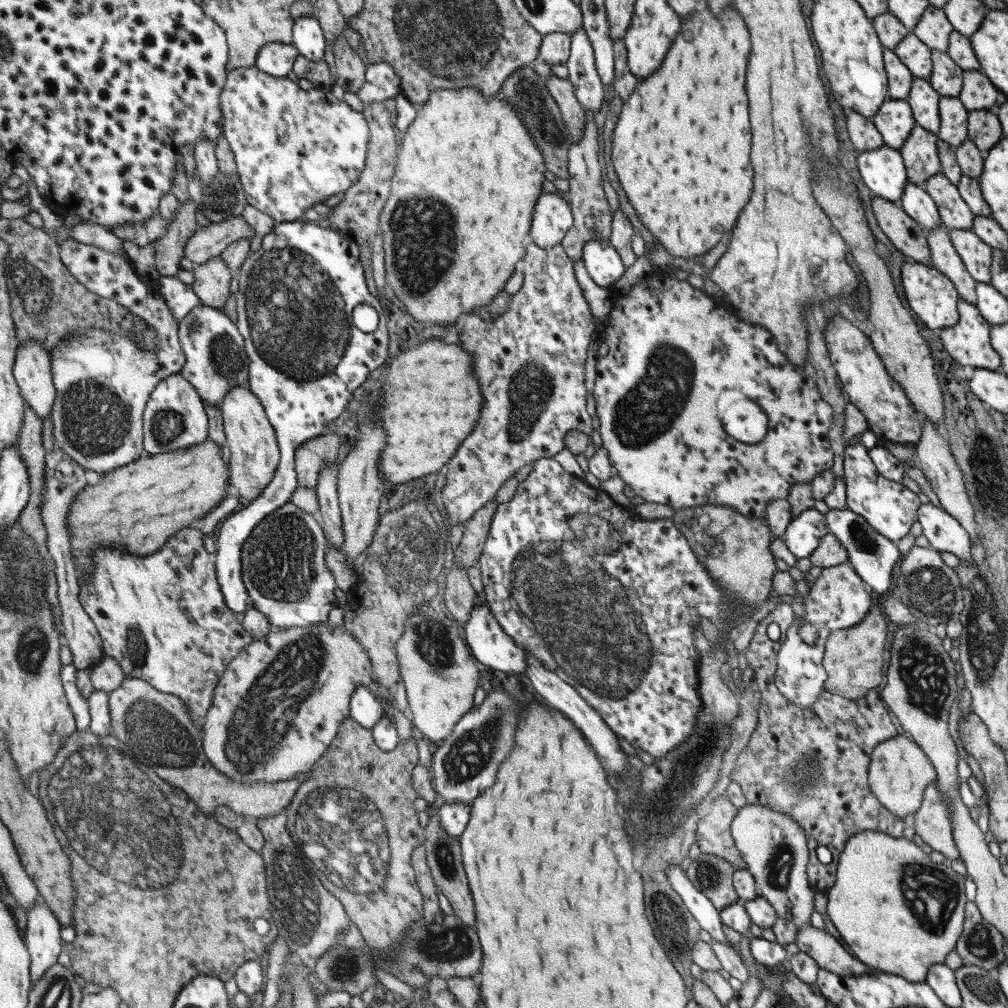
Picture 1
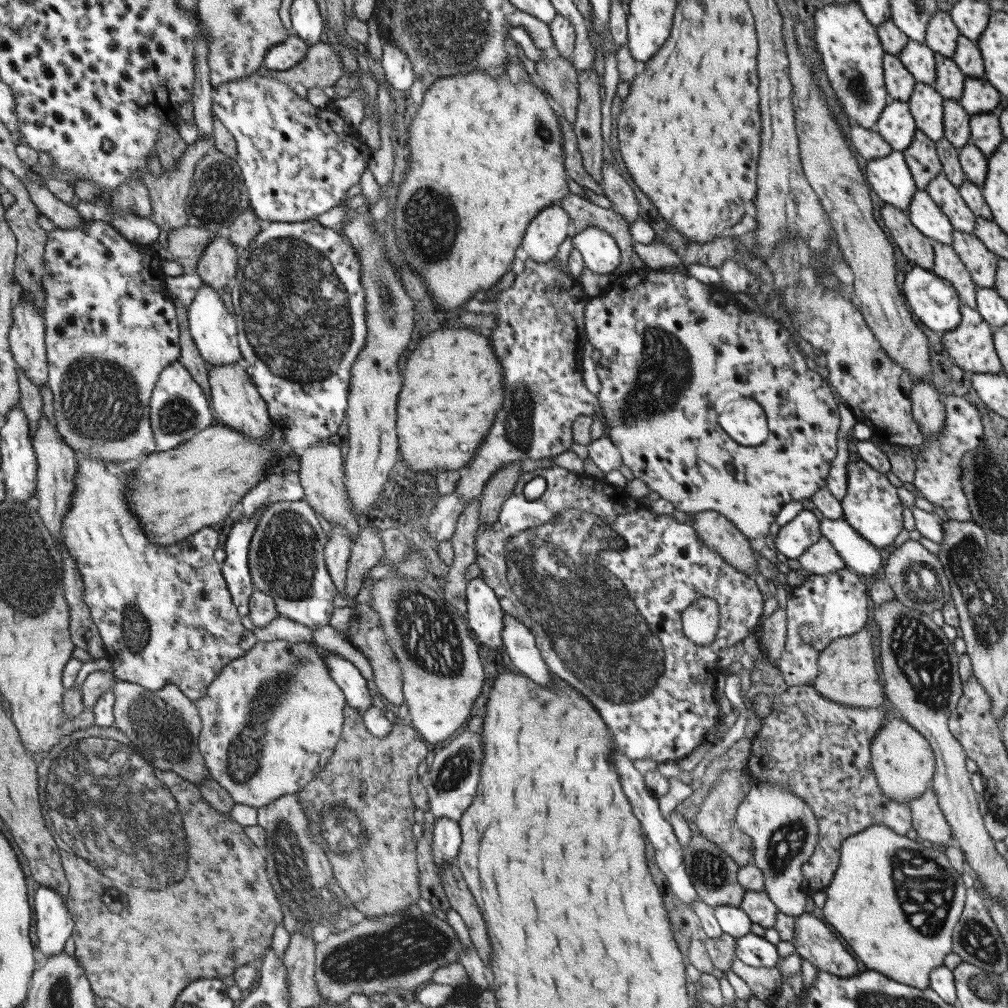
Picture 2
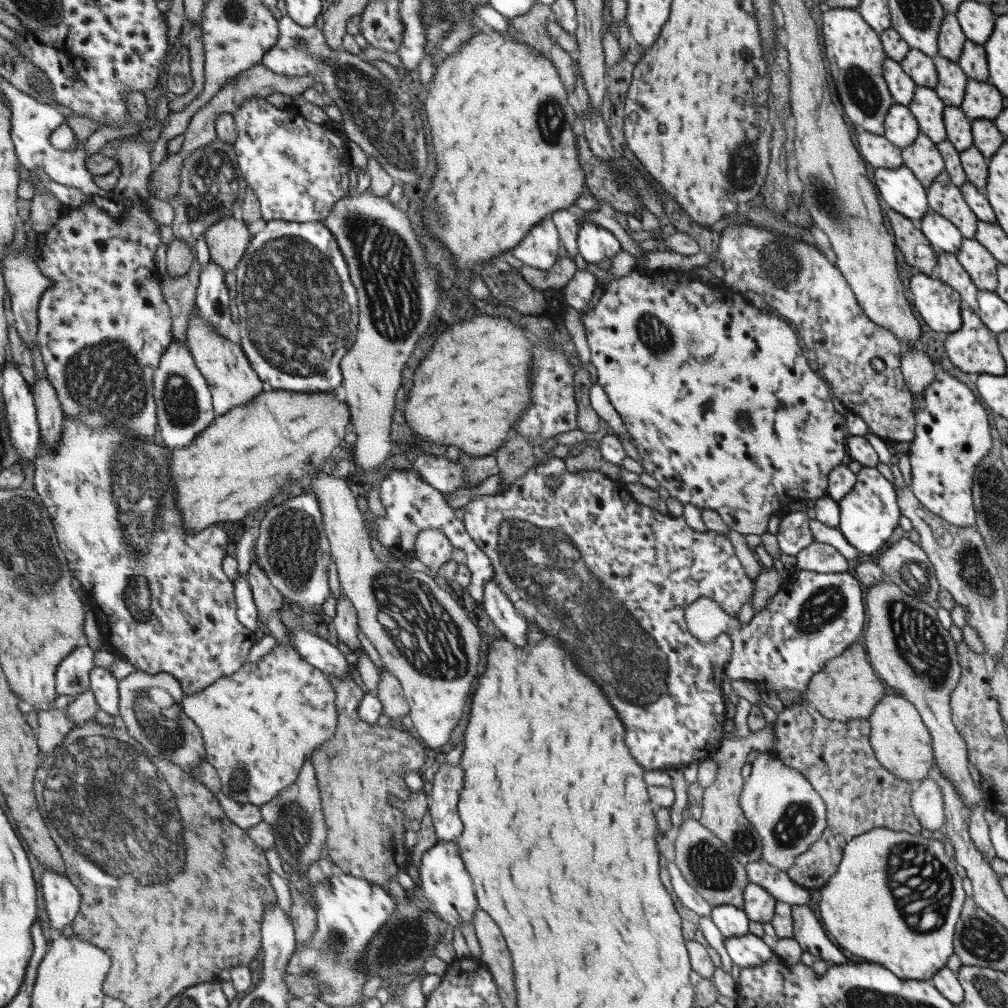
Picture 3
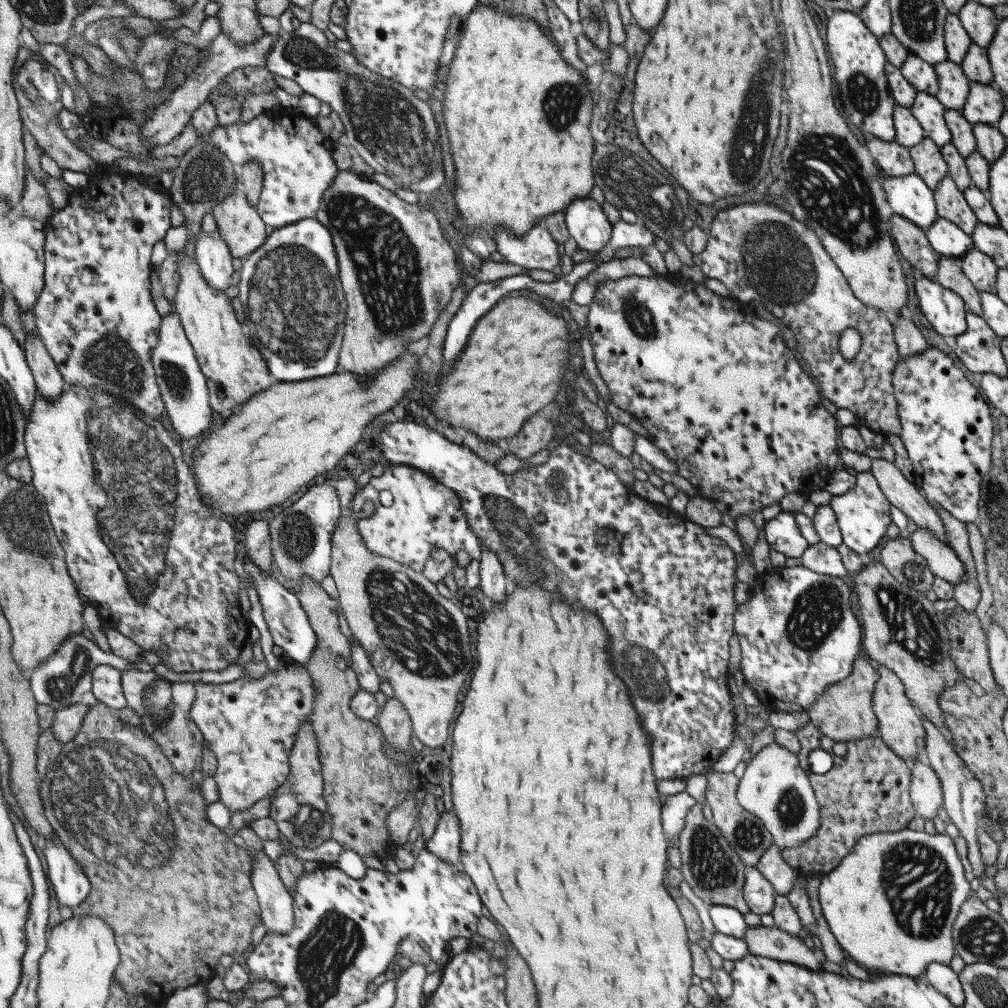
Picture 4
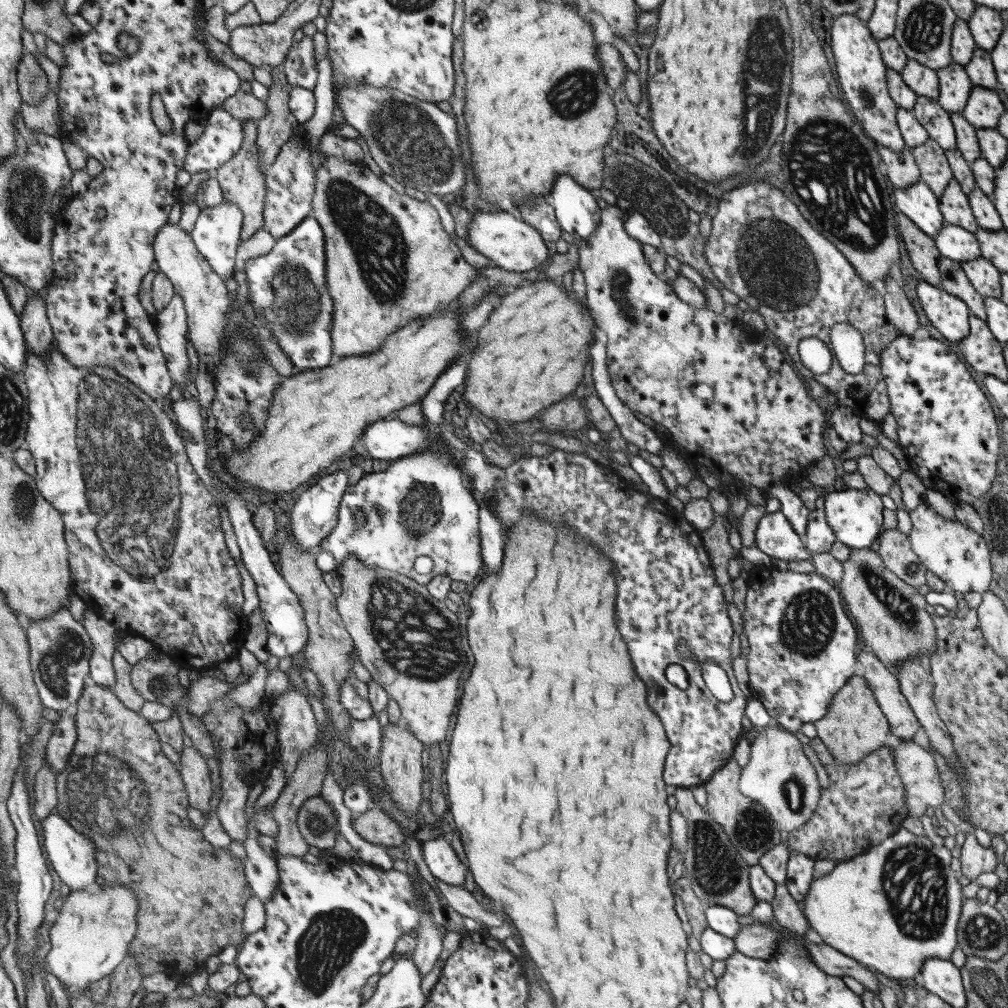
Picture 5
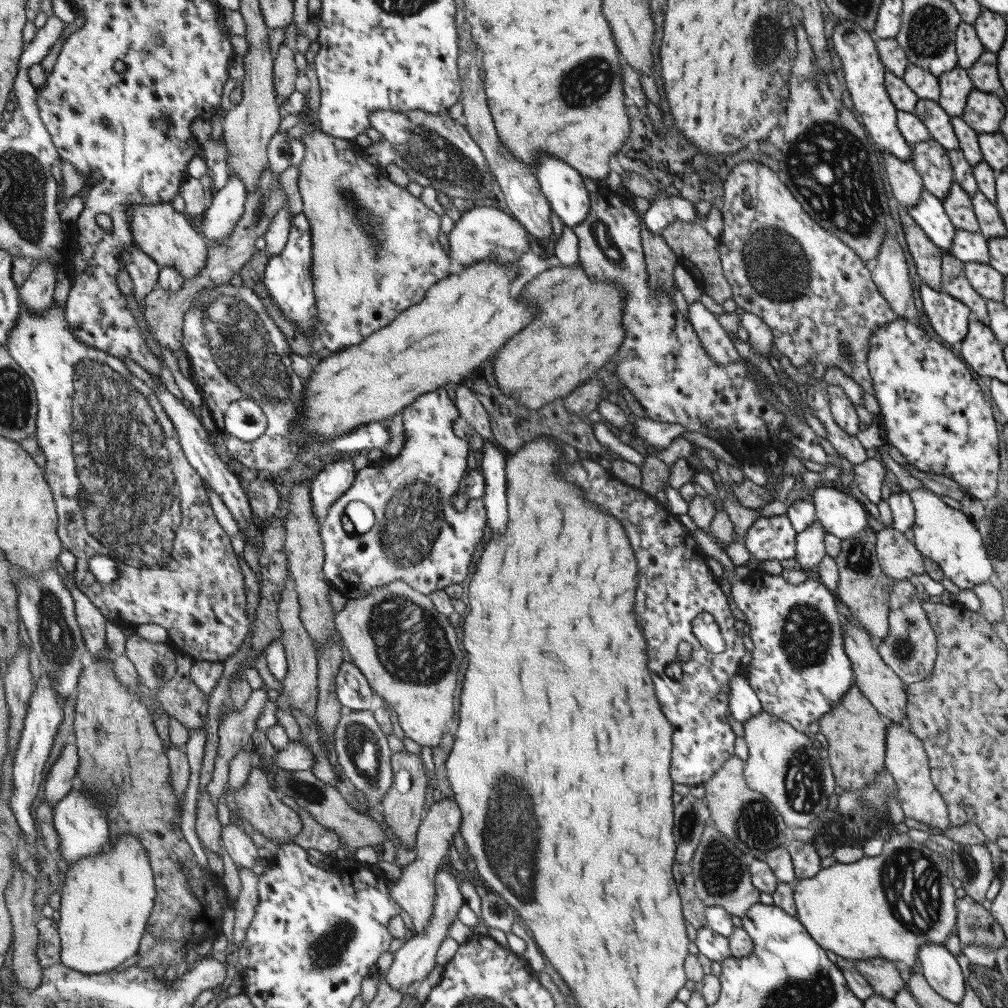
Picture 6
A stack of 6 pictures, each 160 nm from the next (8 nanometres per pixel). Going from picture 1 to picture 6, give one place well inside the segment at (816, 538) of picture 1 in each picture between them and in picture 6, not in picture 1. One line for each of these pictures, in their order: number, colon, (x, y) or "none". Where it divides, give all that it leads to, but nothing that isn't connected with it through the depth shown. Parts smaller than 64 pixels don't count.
2: (794, 538)
3: (793, 534)
4: (781, 534)
5: (773, 535)
6: (772, 538)

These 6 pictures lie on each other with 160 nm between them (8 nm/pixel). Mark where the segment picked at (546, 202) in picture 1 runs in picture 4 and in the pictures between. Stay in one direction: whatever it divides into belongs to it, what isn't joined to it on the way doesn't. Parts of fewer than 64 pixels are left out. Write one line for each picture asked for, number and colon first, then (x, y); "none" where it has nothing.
2: (549, 228)
3: (538, 248)
4: (536, 248)

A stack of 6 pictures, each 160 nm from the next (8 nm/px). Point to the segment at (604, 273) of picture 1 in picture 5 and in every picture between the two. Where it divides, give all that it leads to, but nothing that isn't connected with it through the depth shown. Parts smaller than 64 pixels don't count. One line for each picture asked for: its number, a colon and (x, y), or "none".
2: (599, 252)
3: (594, 243)
4: (585, 223)
5: (576, 212)

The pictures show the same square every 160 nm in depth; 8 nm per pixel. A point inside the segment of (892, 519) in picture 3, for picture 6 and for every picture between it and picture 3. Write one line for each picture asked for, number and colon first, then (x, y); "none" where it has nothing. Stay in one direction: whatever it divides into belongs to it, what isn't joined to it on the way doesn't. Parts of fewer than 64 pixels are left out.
4: (862, 514)
5: (854, 516)
6: (838, 514)

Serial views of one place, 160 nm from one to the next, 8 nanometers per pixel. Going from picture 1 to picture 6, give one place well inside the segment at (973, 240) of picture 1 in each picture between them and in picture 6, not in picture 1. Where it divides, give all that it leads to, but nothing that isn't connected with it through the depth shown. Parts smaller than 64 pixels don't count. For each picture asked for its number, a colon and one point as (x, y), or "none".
2: (980, 263)
3: (981, 267)
4: (977, 267)
5: (984, 277)
6: (986, 281)

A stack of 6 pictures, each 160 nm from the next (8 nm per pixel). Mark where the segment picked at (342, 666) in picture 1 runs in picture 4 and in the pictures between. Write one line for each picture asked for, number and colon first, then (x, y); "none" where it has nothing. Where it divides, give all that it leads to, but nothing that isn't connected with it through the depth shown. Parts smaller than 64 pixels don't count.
2: (271, 721)
3: (259, 725)
4: (251, 725)

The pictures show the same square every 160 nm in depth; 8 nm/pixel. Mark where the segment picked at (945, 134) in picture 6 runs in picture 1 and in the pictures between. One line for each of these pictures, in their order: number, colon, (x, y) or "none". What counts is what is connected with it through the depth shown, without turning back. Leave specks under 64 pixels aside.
1: (923, 100)
2: (925, 105)
3: (926, 107)
4: (926, 109)
5: (935, 120)

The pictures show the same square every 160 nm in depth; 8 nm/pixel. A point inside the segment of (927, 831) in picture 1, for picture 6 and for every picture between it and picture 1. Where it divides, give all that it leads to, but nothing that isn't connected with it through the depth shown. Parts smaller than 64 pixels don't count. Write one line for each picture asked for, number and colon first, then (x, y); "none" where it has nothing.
2: (927, 820)
3: (926, 804)
4: (924, 791)
5: (917, 771)
6: (905, 760)

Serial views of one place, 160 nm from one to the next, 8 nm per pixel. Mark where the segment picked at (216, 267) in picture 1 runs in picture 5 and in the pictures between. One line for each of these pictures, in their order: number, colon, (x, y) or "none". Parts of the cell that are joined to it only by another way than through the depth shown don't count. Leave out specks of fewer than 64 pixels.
2: (218, 266)
3: (229, 239)
4: (240, 222)
5: (242, 181)

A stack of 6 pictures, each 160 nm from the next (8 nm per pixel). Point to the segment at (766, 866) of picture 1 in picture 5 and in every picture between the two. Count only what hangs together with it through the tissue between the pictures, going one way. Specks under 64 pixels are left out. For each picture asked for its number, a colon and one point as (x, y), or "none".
2: (783, 829)
3: (781, 805)
4: (773, 787)
5: (778, 775)

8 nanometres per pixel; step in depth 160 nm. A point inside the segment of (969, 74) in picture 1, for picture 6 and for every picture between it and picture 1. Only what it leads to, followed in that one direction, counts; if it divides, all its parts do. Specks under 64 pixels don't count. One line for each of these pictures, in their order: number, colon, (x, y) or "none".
2: (977, 97)
3: (981, 100)
4: (983, 104)
5: (982, 109)
6: (983, 112)

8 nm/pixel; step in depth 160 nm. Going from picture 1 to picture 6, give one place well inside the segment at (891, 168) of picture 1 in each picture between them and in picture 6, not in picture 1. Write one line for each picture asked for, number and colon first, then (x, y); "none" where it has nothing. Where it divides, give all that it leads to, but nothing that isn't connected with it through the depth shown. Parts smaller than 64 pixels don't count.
2: (889, 178)
3: (899, 189)
4: (908, 196)
5: (917, 202)
6: (928, 214)

